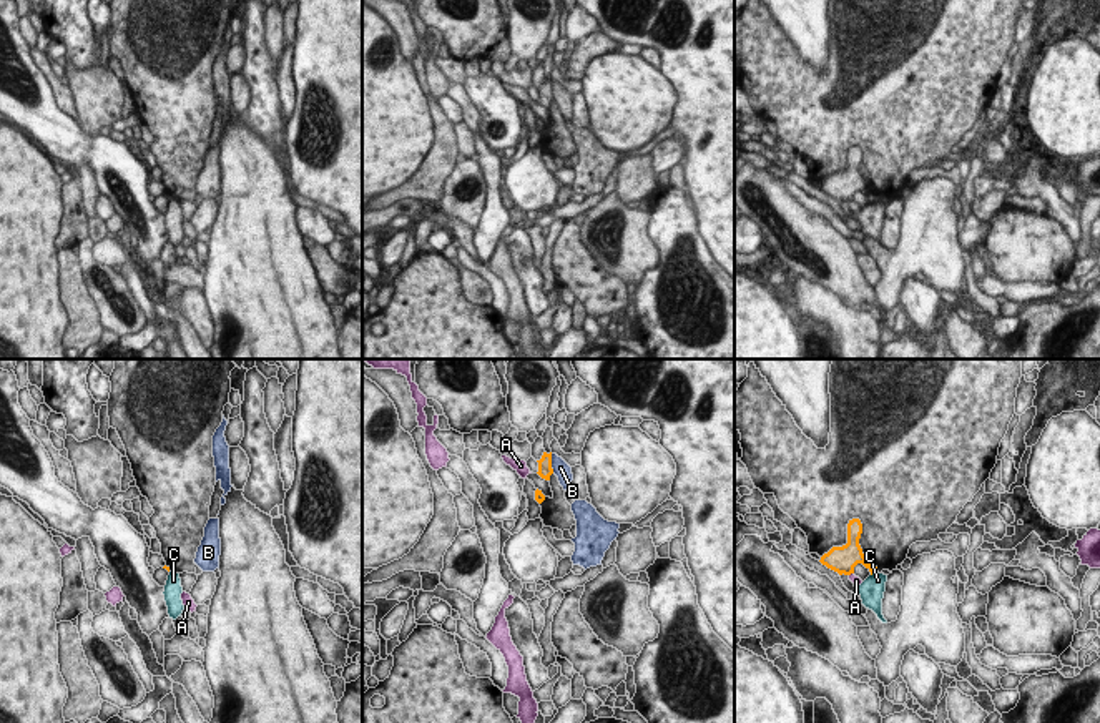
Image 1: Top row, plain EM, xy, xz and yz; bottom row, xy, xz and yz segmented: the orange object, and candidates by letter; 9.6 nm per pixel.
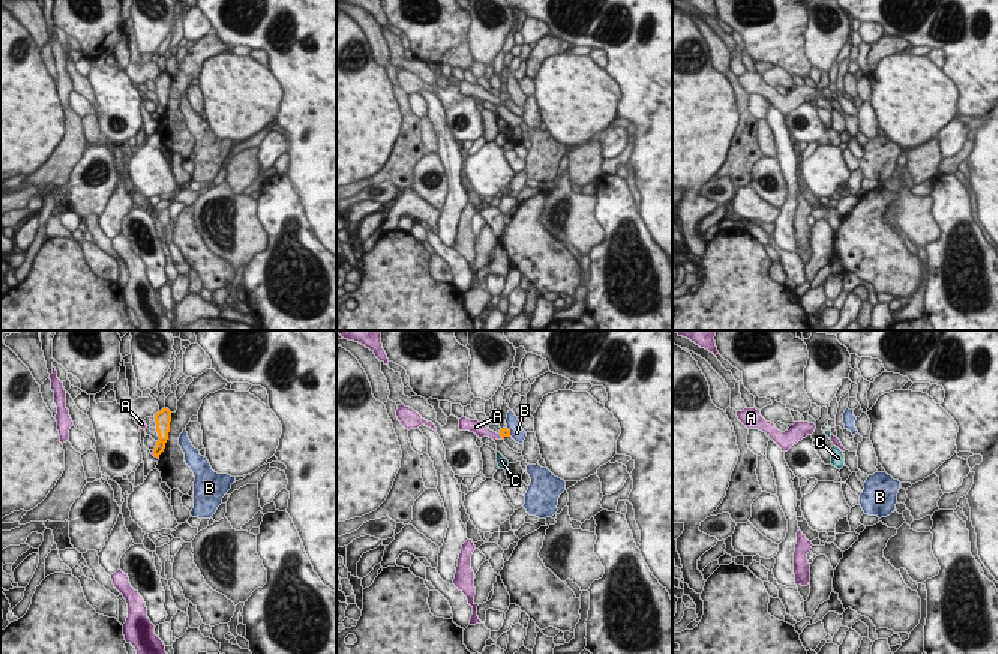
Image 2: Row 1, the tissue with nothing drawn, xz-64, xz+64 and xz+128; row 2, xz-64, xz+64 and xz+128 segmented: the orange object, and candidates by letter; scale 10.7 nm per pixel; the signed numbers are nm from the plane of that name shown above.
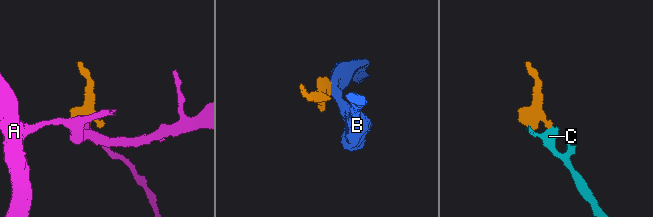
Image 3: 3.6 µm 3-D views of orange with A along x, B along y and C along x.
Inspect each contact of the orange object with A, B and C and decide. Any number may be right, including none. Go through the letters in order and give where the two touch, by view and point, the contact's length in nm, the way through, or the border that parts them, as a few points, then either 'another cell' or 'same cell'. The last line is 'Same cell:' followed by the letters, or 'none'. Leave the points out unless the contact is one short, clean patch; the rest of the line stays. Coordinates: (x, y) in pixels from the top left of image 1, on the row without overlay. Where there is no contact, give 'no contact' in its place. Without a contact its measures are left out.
A: contact yz (851, 200); length 60 nm; border yz (853, 200), (849, 203); another cell
B: contact xz (550, 92); length 190 nm; border xz (550, 82), (554, 100); another cell
C: contact yz (873, 200); length 80 nm; border yz (876, 198), (871, 203); another cell
Same cell: none

